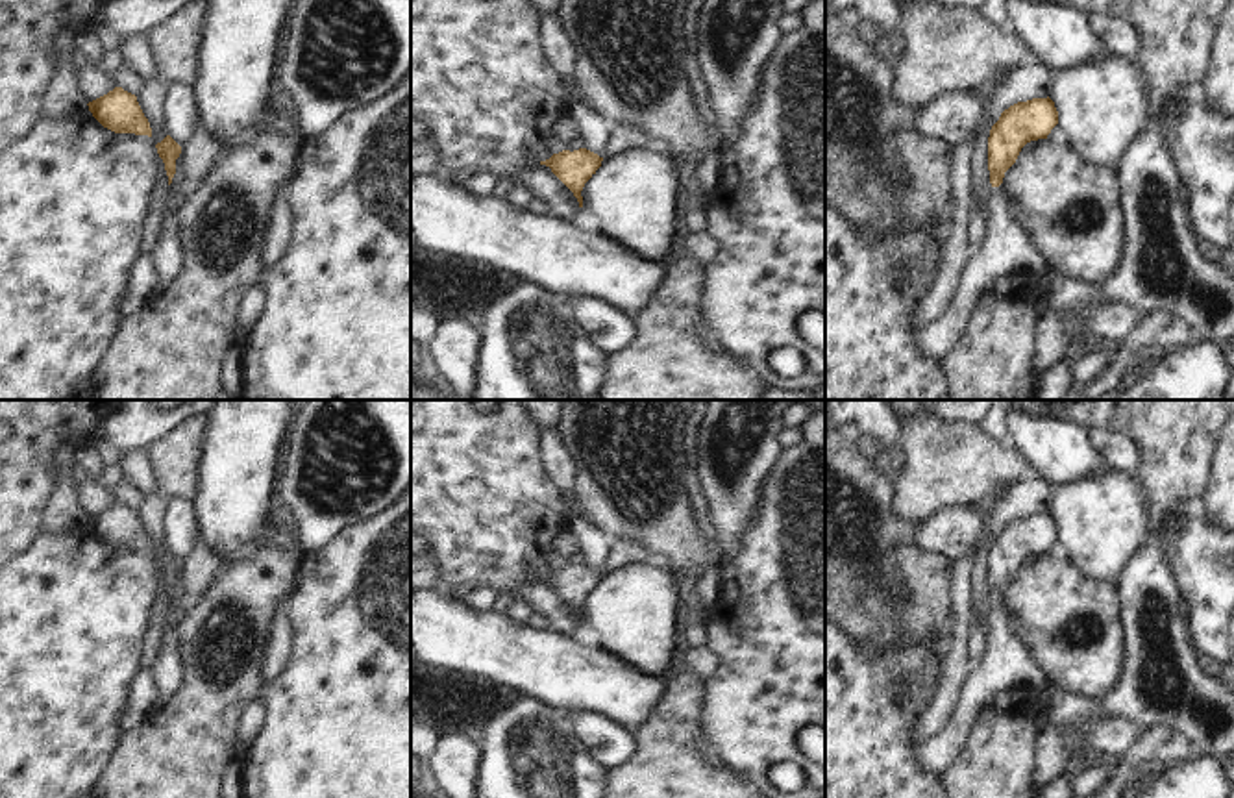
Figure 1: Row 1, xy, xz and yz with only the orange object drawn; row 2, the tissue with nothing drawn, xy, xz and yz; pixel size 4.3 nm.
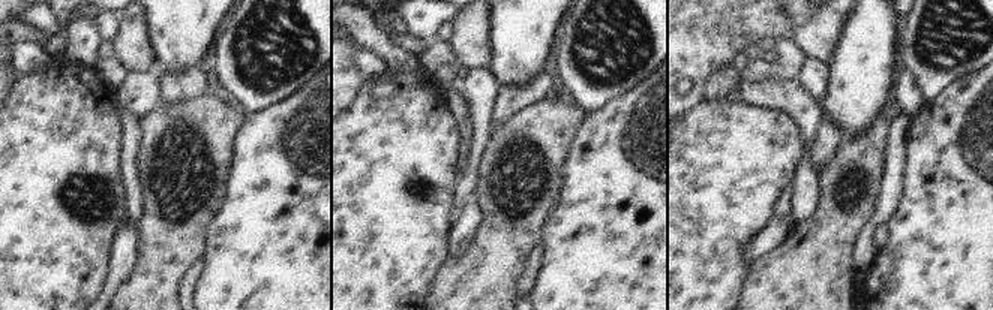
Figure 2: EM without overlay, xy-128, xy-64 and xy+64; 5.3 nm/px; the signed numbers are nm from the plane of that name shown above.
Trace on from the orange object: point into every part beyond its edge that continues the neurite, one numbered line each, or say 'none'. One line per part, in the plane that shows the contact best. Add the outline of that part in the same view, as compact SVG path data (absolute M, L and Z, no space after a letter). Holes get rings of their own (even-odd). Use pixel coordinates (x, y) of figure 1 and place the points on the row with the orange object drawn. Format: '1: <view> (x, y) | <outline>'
1: yz (1007, 249) | M992 187L984 241L973 248L947 311L918 331L921 354L940 359L956 343L979 294L993 278L1025 272L1036 280L1043 270L1045 259L1018 220L1005 189Z

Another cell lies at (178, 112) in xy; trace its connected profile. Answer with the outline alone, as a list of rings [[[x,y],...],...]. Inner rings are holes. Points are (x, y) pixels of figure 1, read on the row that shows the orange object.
[[[168,81],[159,106],[159,120],[183,150],[187,139],[200,128],[200,111],[192,87],[179,81]]]

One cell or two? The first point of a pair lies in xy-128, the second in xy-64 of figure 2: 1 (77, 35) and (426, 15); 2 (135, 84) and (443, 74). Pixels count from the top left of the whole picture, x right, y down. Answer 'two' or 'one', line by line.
1: one
2: two

